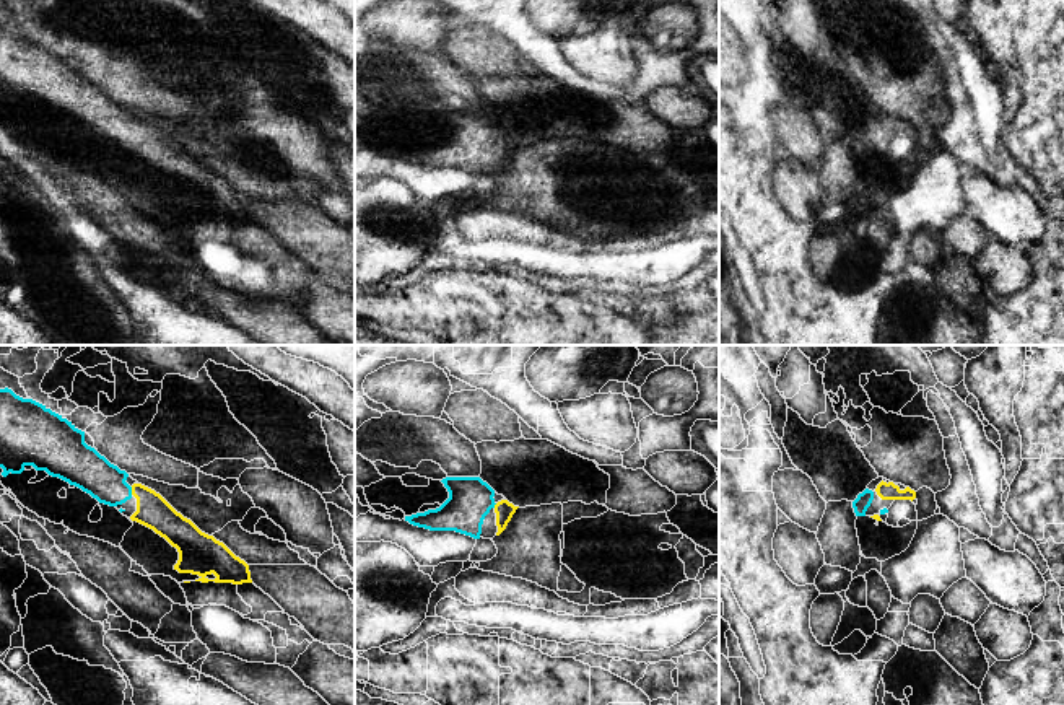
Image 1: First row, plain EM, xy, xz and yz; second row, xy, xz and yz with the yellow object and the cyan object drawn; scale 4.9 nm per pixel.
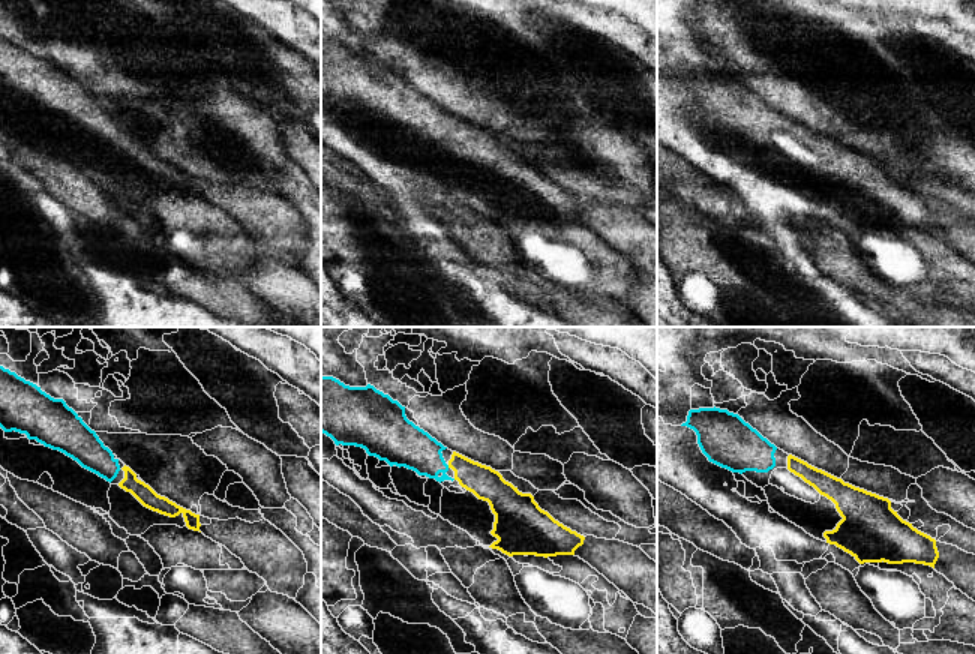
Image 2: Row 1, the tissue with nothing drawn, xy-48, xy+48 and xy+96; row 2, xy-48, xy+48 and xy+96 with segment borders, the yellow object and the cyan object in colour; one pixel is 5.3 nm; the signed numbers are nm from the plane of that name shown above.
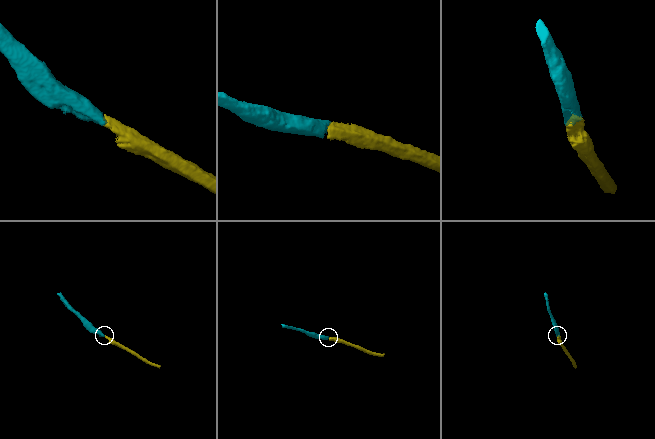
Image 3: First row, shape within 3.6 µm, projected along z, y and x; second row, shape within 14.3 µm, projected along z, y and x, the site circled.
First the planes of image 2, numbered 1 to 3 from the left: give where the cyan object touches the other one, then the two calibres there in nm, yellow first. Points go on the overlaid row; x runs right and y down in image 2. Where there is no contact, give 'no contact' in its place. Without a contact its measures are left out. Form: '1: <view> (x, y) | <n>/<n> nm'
1: no contact
2: no contact
3: no contact

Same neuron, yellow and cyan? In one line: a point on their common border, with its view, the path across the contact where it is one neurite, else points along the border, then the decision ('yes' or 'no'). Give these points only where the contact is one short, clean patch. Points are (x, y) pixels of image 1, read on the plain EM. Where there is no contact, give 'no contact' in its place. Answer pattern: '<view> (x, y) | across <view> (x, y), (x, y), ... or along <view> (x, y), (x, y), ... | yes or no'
xy (132, 126) | across xy (153, 147), (132, 126), (113, 126), (87, 105) | yes

